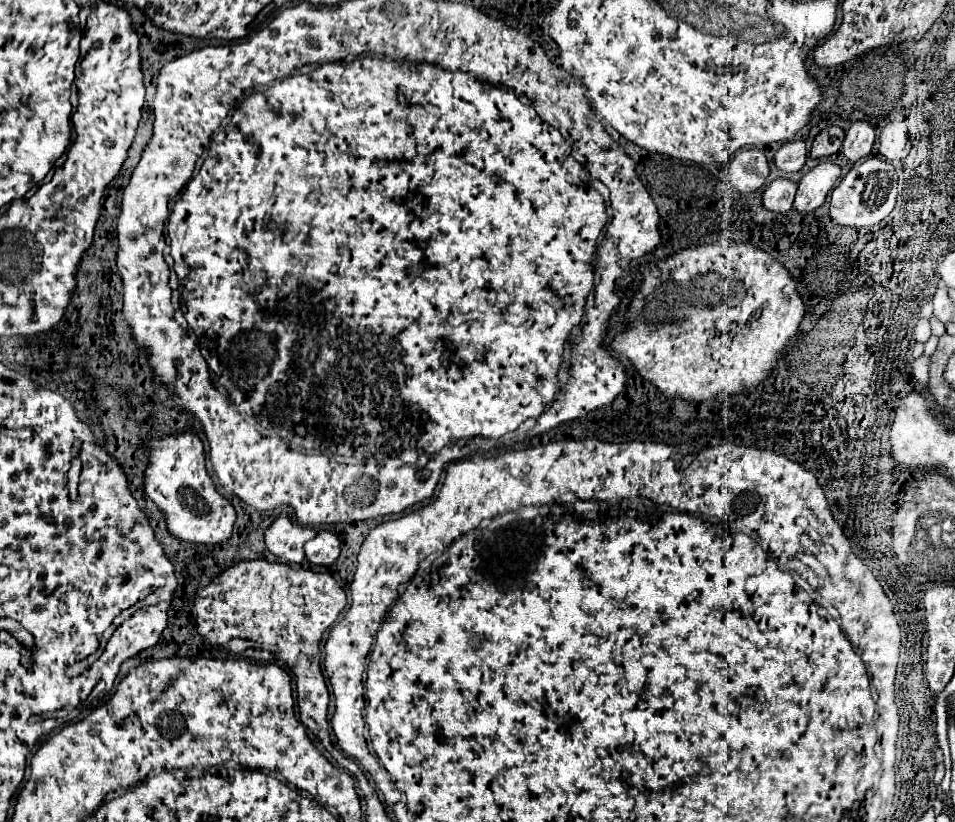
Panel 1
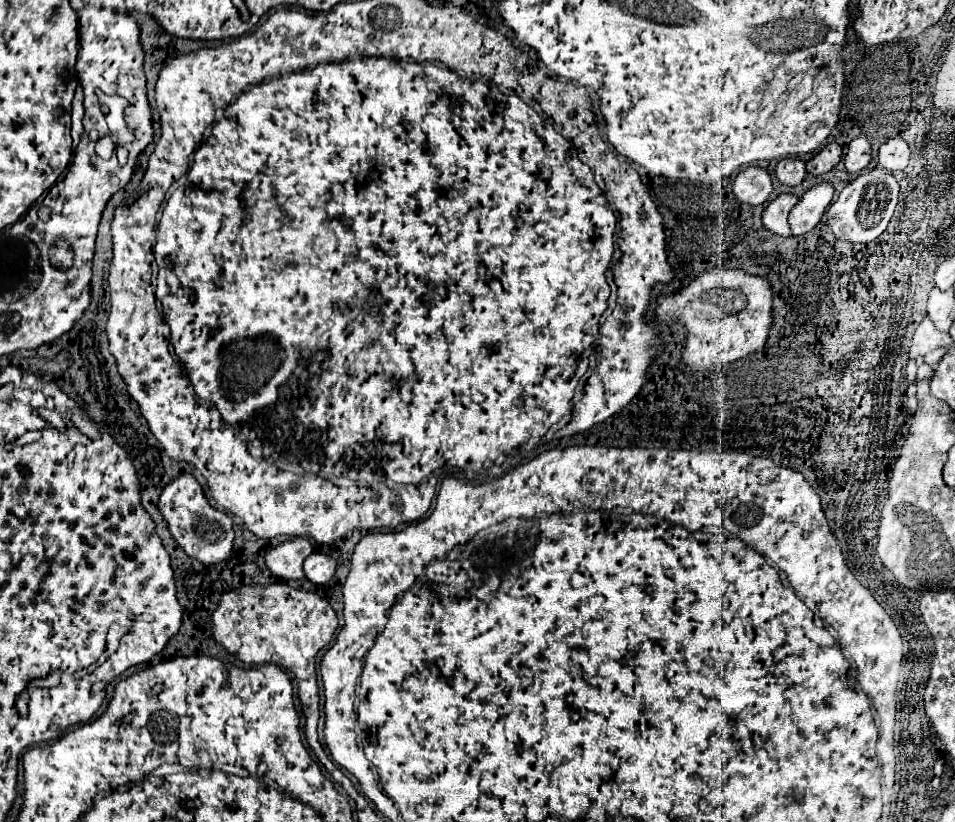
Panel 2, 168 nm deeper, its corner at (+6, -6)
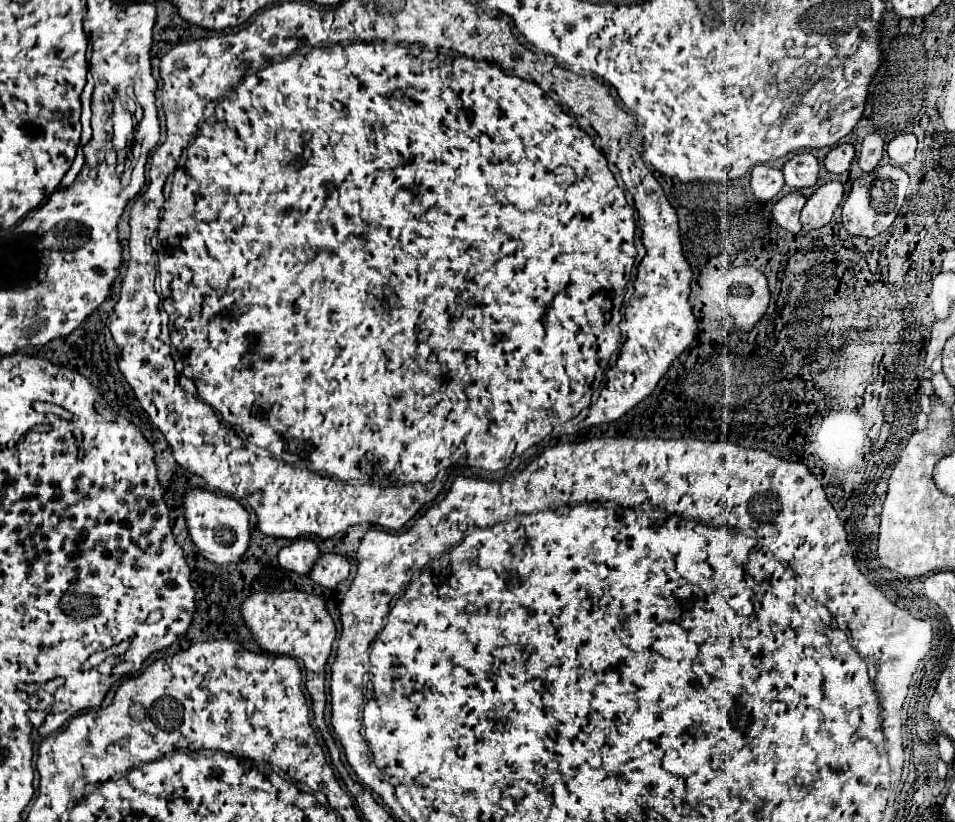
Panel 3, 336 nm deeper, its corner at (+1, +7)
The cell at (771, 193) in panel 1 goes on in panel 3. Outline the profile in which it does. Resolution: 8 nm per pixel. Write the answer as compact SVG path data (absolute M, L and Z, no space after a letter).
M788 193L784 195L774 207L772 207L772 217L780 227L784 227L790 233L798 233L800 227L800 211L806 203L806 197L802 193Z

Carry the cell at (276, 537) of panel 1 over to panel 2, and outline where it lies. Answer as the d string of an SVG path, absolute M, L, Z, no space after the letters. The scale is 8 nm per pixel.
M293 538L277 548L271 548L265 556L267 568L273 576L281 580L301 580L303 578L303 562L313 552L309 540L305 538Z

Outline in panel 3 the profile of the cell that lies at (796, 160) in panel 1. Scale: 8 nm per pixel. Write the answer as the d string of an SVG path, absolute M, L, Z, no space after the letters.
M804 151L794 155L790 161L786 161L784 165L784 179L790 187L810 187L816 183L818 177L818 161L812 153Z

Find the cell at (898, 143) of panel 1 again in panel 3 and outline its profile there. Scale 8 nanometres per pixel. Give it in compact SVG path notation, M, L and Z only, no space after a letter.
M900 133L900 135L896 135L888 143L886 151L888 151L888 157L894 163L912 161L914 159L914 153L916 153L916 135L912 135L912 133Z

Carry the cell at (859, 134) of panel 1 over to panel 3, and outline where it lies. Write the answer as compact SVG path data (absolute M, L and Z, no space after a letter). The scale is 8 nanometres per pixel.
M876 133L866 135L860 147L860 155L858 155L858 165L864 173L870 173L878 167L880 157L882 157L882 149L884 149L884 139Z

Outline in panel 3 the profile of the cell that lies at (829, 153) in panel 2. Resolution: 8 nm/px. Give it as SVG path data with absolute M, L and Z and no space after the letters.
M840 143L826 155L824 167L830 173L844 173L850 167L852 159L854 159L854 147L850 143Z

